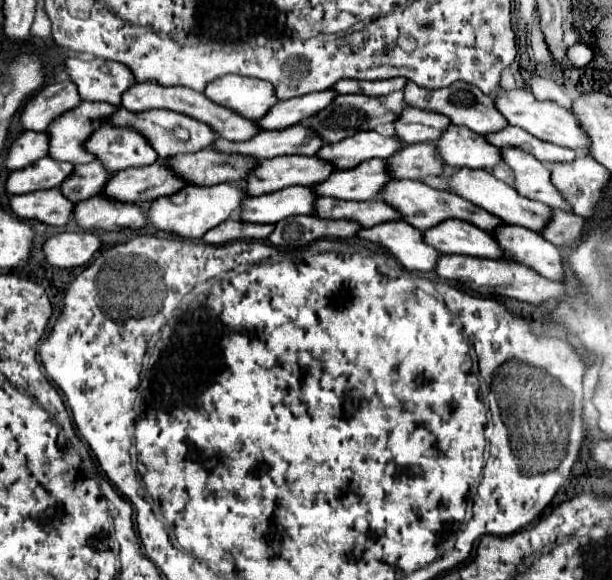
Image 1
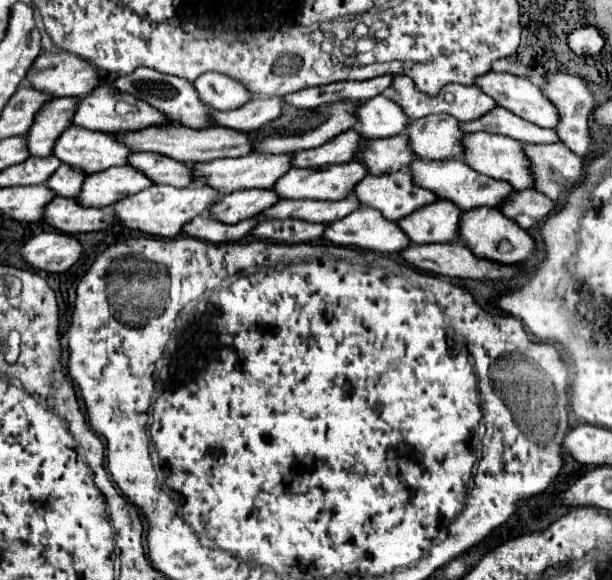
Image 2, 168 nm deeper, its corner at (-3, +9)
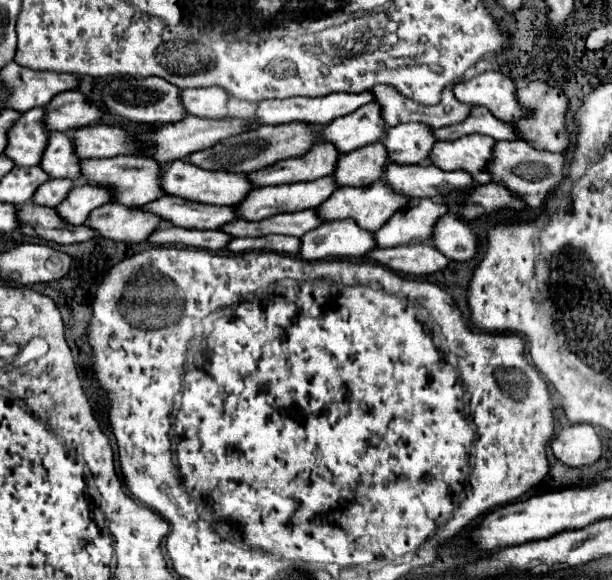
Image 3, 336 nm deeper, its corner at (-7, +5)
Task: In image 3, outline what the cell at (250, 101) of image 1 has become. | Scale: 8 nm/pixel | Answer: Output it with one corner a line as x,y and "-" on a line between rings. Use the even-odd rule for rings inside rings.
188,88
180,90
182,106
188,114
200,118
226,118
228,94
222,88

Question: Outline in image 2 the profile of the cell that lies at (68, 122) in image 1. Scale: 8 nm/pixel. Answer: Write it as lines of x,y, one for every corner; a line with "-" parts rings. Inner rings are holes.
54,98
36,116
28,138
28,150
32,156
50,156
60,134
72,126
78,98

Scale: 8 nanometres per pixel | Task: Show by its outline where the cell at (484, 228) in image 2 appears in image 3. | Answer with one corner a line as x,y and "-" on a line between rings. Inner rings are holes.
456,214
442,216
432,230
432,244
448,260
470,260
478,250
474,232

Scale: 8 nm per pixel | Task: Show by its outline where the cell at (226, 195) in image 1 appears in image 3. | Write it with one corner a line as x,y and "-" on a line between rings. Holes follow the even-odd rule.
104,204
90,212
86,224
102,238
114,242
146,242
146,238
160,226
156,216
140,210
124,208
122,204

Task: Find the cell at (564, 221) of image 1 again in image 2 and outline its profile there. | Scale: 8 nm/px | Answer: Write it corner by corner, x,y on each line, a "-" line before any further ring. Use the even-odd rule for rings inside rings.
526,190
526,192
514,192
512,198
508,198
508,204
504,204
500,210
516,220
522,228
530,230
538,222
546,220
550,212
554,212
556,202
552,202
546,194
536,192
536,190

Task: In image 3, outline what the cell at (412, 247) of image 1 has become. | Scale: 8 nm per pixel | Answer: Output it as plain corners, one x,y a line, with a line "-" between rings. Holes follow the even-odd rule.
350,220
324,222
306,232
300,242
300,258
308,262
326,258
362,258
376,248
376,244
372,244
372,232
364,232
360,226
350,224

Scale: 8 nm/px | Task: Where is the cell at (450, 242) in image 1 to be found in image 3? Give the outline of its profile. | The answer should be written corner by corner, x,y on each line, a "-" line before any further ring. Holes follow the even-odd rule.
408,200
408,204
398,210
380,230
374,232
374,242
378,248
400,246
410,240
430,240
432,224
444,216
448,208
442,202
432,200

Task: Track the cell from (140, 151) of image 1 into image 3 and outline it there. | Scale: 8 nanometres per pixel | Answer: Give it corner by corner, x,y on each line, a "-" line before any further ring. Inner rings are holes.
50,132
48,144
42,152
40,168
50,178
70,178
80,182
80,158
72,152
72,140
64,132

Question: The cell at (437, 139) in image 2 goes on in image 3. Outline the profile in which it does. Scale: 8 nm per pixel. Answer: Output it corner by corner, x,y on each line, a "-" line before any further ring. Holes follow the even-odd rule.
398,124
386,128
380,142
386,146
390,162
424,164
436,138
432,136
432,128
420,128
420,124

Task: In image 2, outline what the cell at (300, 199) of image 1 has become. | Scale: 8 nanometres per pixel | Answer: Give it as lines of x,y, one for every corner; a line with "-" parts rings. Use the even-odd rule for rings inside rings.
250,188
222,196
222,200
218,200
214,208
210,208
210,214
214,214
216,220
224,220
226,224
238,224
240,220
262,214
280,200
282,198
272,188
264,188
264,190

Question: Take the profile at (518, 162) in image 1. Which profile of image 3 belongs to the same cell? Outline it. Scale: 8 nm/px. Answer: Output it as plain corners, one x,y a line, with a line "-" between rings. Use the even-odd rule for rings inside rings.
460,136
452,142
436,142
428,160
440,170
462,170
478,184
488,184
490,176
486,164
490,164
492,158
492,144
494,140
488,136

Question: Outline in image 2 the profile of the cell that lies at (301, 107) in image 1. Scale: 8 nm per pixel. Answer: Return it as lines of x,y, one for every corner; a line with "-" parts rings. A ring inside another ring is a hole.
254,98
244,108
230,112
212,112
216,126
234,128
240,132
254,132
264,124
276,120
284,112
284,98

